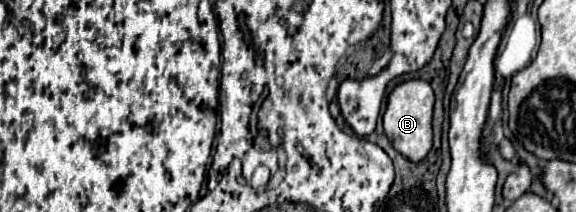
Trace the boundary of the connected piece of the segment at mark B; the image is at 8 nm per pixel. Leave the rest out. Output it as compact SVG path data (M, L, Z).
M410 80L398 84L388 96L388 106L384 112L384 132L390 138L392 146L414 164L422 162L432 148L432 110L434 92L426 80Z

